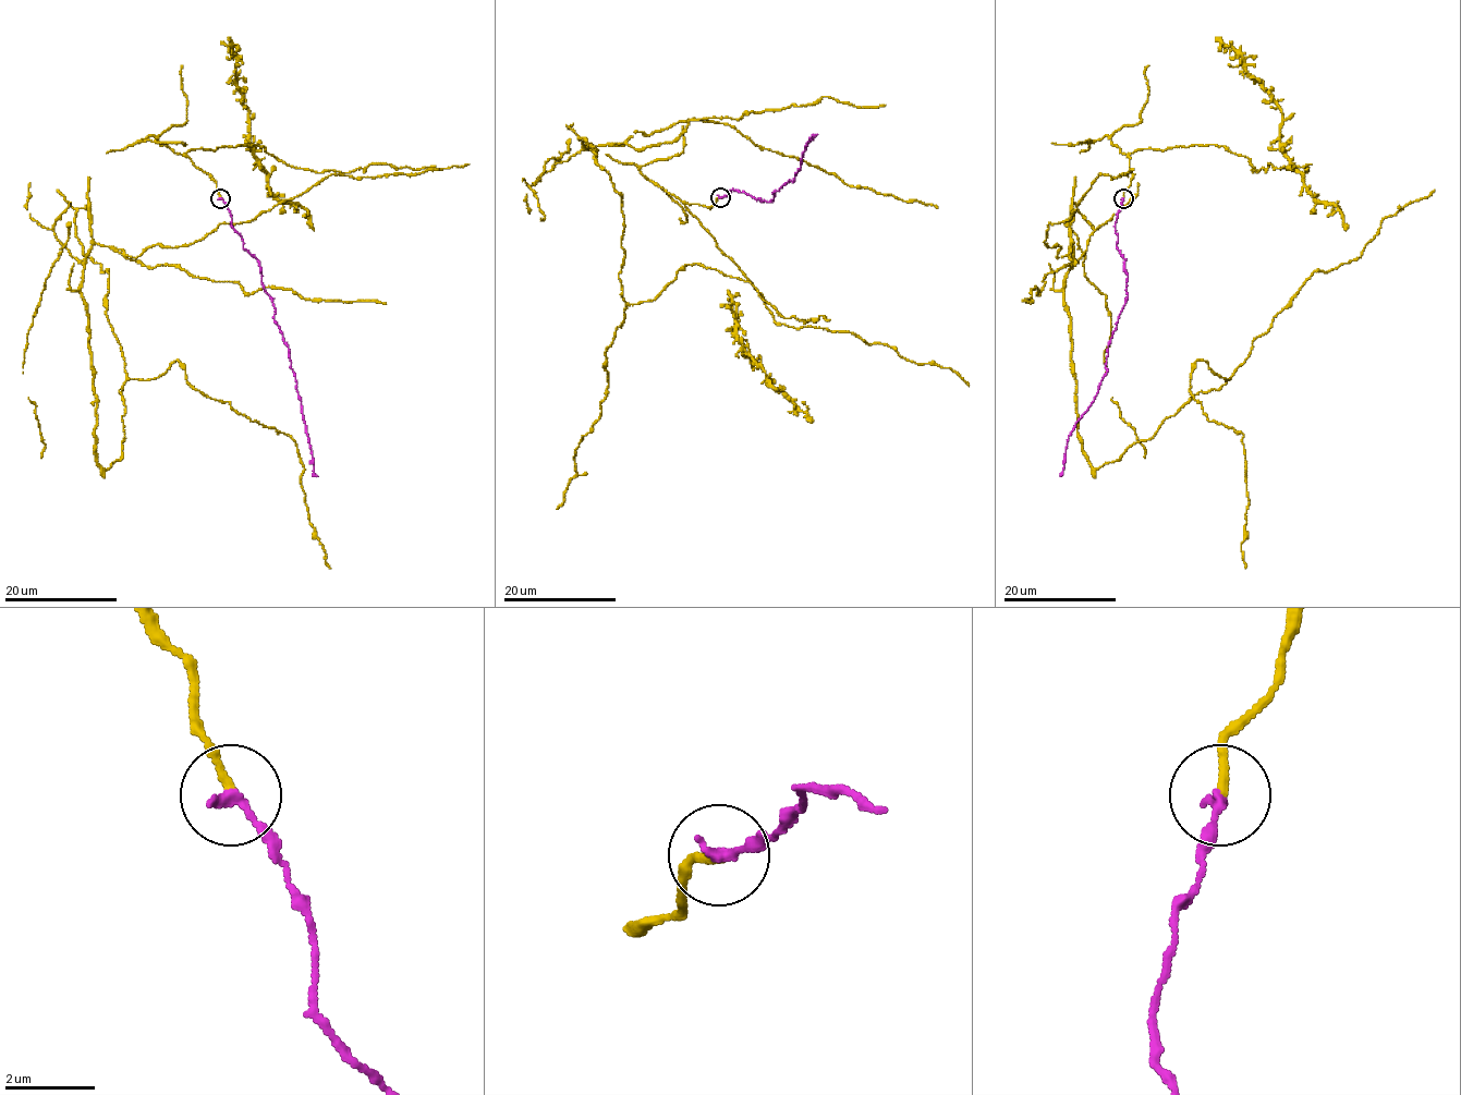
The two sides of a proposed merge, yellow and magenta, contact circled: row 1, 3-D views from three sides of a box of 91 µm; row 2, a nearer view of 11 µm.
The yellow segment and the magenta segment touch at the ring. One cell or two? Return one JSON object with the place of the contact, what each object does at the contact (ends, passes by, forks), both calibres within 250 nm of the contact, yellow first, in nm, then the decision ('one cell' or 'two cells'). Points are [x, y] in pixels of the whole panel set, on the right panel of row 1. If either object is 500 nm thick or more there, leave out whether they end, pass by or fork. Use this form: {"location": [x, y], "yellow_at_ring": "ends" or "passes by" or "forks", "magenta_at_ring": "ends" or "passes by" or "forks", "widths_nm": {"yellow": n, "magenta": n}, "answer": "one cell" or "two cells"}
{"location": [1123, 198], "yellow_at_ring": "ends", "magenta_at_ring": "ends", "widths_nm": {"yellow": 190, "magenta": 220}, "answer": "one cell"}

